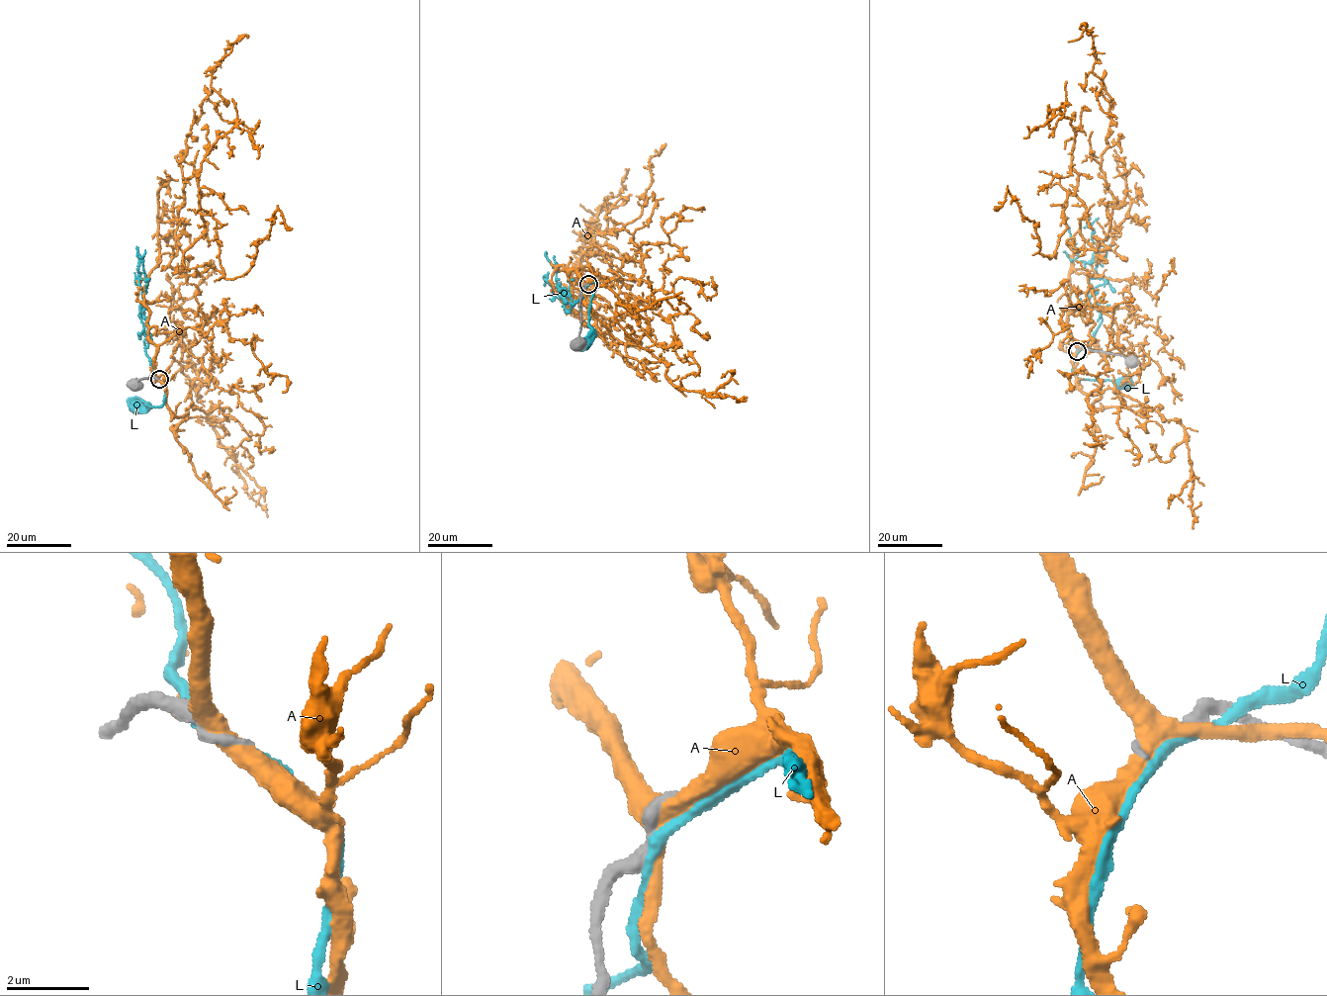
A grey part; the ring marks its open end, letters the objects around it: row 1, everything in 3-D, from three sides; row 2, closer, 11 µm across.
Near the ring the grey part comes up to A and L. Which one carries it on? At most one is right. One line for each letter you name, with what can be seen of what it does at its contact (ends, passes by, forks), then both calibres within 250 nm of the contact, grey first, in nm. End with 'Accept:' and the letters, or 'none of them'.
Accept: none of them

